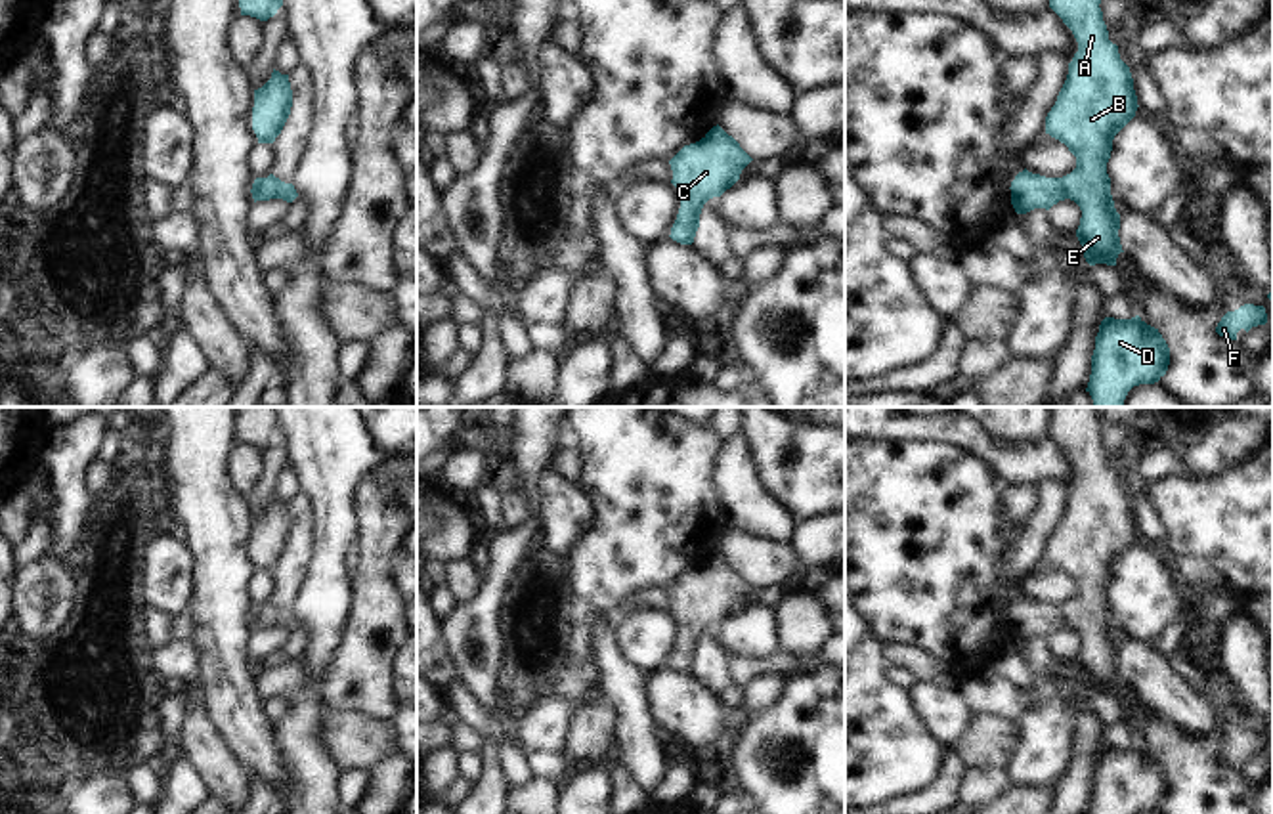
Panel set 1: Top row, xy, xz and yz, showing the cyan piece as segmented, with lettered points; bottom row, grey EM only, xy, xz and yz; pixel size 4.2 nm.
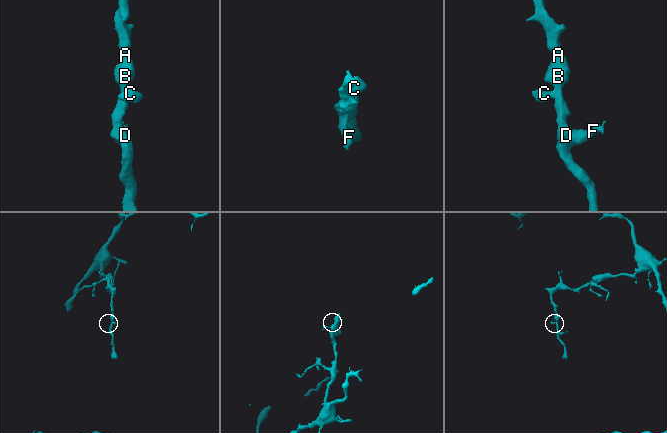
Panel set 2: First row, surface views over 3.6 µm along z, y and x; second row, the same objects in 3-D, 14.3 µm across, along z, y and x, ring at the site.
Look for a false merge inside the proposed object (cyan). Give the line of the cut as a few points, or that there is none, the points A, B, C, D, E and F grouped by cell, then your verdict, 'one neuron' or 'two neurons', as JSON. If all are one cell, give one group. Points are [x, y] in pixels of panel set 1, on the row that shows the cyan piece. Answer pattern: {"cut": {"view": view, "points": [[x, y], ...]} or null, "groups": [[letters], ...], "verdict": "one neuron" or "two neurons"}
{"cut": null, "groups": [["A", "B", "C", "D", "E", "F"]], "verdict": "one neuron"}

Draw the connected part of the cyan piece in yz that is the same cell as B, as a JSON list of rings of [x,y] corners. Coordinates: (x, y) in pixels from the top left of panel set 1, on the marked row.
[[[1049,0],[1049,8],[1072,31],[1078,52],[1046,117],[1046,134],[1068,147],[1076,168],[1063,178],[1046,178],[1025,168],[1009,189],[1017,214],[1074,201],[1082,210],[1076,237],[1086,262],[1116,266],[1124,250],[1107,162],[1114,136],[1135,117],[1139,105],[1130,67],[1109,40],[1099,4],[1101,0]]]

